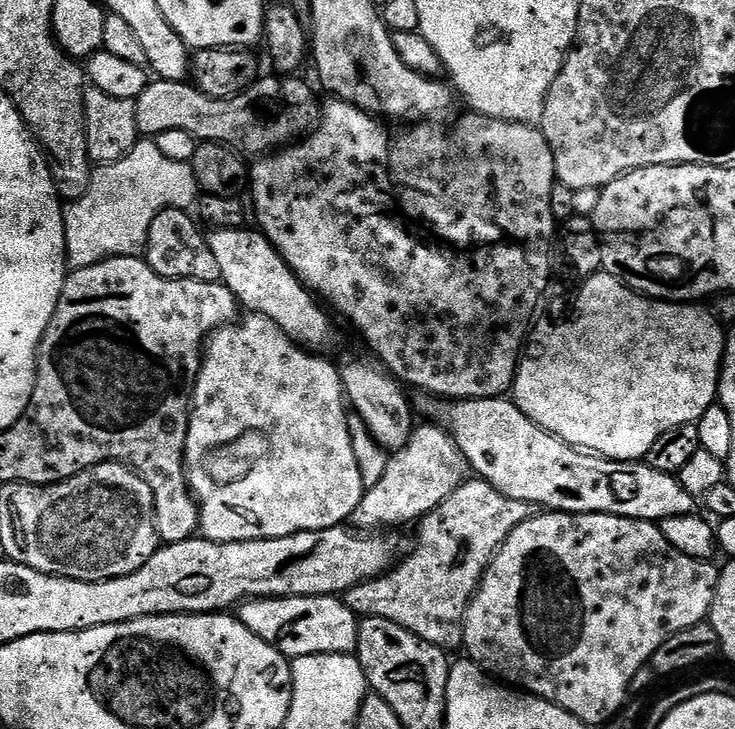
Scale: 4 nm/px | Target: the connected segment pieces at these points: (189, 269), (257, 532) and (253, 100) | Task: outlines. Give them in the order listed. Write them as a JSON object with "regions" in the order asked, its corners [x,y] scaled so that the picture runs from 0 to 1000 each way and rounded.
{"regions":[[[[223,285],[212,295],[210,305],[204,305],[201,317],[201,337],[196,343],[195,355],[220,381],[233,384],[268,384],[269,387],[295,387],[299,384],[297,359],[291,354],[290,346],[283,336],[282,322],[275,317],[273,309],[264,300],[263,292],[249,285]]],[[[337,431],[320,442],[295,450],[280,468],[278,492],[272,512],[264,524],[264,536],[259,550],[253,617],[250,619],[250,646],[256,649],[256,668],[272,693],[271,734],[291,743],[335,743],[336,741],[366,741],[389,738],[407,730],[431,730],[445,724],[464,723],[478,715],[487,689],[493,689],[497,667],[493,649],[487,646],[487,632],[482,630],[482,617],[476,612],[473,588],[475,567],[471,564],[468,528],[463,525],[463,508],[454,498],[439,494],[439,487],[426,486],[399,471],[396,464],[365,435]]],[[[359,102],[317,137],[286,134],[275,129],[275,123],[269,123],[260,112],[212,107],[203,112],[199,123],[193,123],[193,129],[184,137],[188,178],[196,189],[211,189],[224,178],[253,178],[253,184],[259,184],[269,195],[306,198],[316,207],[325,209],[333,215],[352,217],[399,196],[404,189],[418,187],[435,169],[438,137],[434,137],[429,123],[416,111],[407,110],[408,107],[403,102],[396,104]]]]}

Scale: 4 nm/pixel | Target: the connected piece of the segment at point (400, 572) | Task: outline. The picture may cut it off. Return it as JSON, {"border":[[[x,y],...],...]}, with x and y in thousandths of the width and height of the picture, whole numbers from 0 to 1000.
{"border":[[[633,657],[601,694],[570,715],[566,753],[518,790],[475,807],[467,826],[486,848],[525,848],[590,886],[624,890],[631,882],[631,844],[659,783],[683,743],[724,706],[725,693],[678,678],[656,657]]]}

